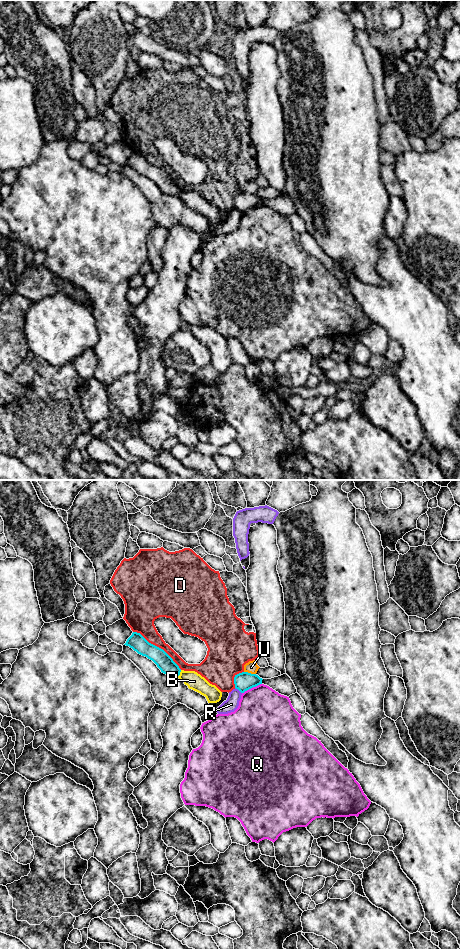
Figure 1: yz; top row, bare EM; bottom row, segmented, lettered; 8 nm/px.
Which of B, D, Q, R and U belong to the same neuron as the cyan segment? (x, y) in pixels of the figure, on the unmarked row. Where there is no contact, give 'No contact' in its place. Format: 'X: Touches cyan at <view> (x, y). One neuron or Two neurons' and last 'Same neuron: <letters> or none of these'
B: Touches cyan at yz (179, 193). Two neurons
D: Touches cyan at yz (158, 167). Two neurons
Q: Touches cyan at yz (251, 207). Two neurons
R: Touches cyan at yz (238, 209). Two neurons
U: Touches cyan at yz (250, 193). Two neurons
Same neuron: none of these

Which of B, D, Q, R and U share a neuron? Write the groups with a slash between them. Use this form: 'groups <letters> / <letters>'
groups B / D / Q / R / U

